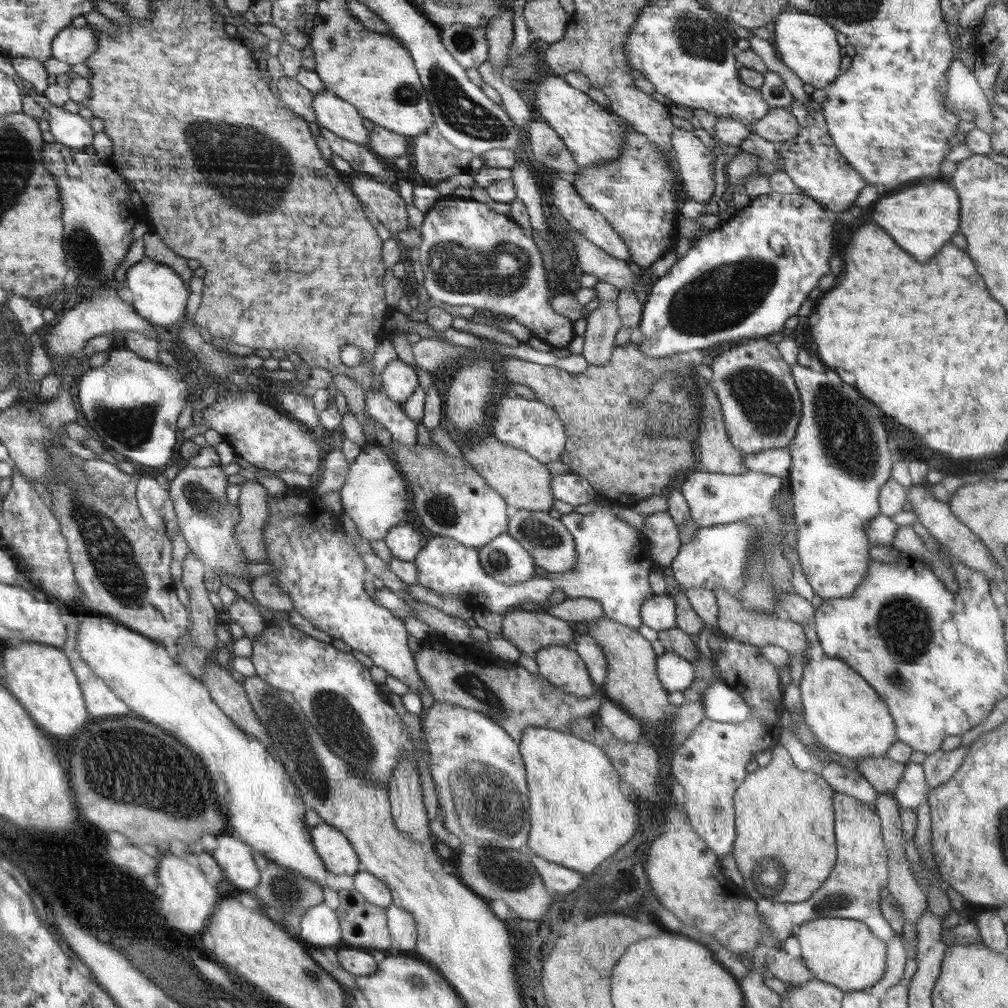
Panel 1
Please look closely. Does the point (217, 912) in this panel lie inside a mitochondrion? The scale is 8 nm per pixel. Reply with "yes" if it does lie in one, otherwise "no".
no

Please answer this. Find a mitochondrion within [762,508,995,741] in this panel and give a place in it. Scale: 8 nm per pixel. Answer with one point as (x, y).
(905, 628)

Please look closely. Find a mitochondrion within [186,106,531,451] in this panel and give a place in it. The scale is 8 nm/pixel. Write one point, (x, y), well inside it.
(454, 267)

